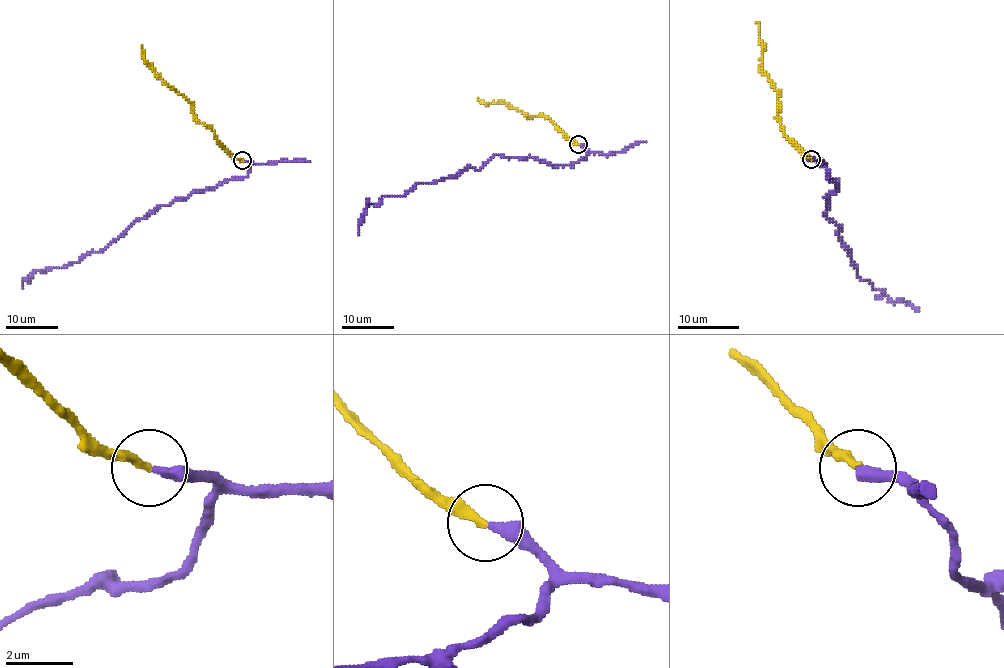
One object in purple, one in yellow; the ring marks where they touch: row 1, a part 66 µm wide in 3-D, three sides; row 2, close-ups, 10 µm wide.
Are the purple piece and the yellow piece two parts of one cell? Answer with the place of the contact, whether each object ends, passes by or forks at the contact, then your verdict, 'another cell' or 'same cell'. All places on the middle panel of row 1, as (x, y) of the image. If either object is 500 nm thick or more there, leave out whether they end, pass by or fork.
(578, 144) | purple ends | yellow ends | same cell

